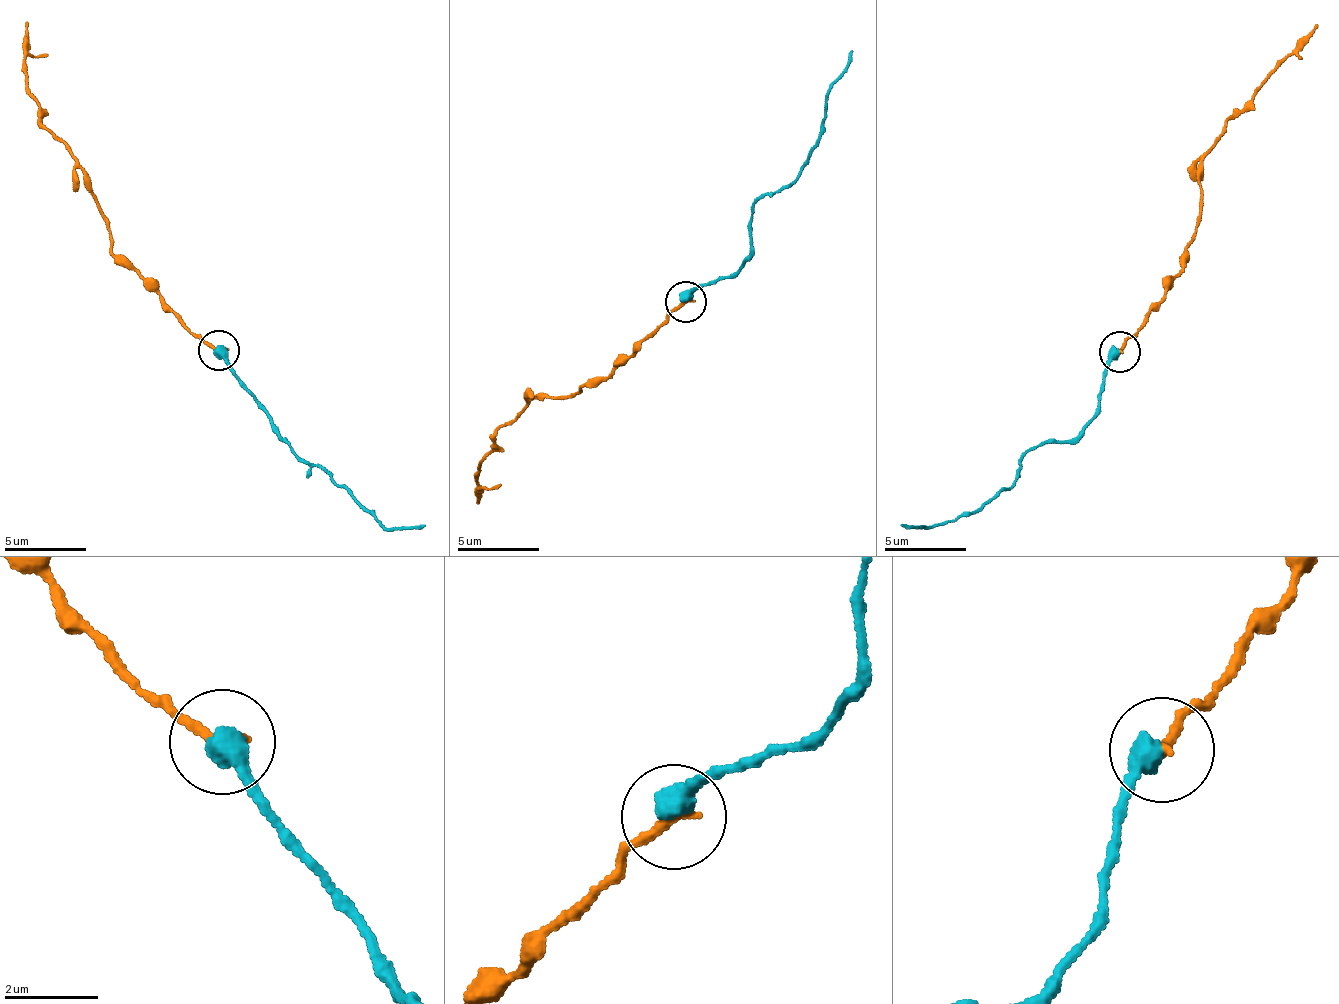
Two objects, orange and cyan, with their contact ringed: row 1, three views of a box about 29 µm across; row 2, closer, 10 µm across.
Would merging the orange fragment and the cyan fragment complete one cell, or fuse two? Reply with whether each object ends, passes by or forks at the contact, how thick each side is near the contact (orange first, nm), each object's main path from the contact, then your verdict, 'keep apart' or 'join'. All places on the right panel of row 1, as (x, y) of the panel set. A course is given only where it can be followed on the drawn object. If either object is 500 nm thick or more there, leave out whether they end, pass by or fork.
240 nm thick on the orange side, 550 nm on the other; orange runs (1120, 353), (1166, 295), (1189, 246), (1202, 204), (1199, 174), (1231, 114), (1316, 23); cyan runs (1117, 353), (1093, 417), (1075, 438), (1032, 445), (1010, 489), (942, 525), (900, 524); join

